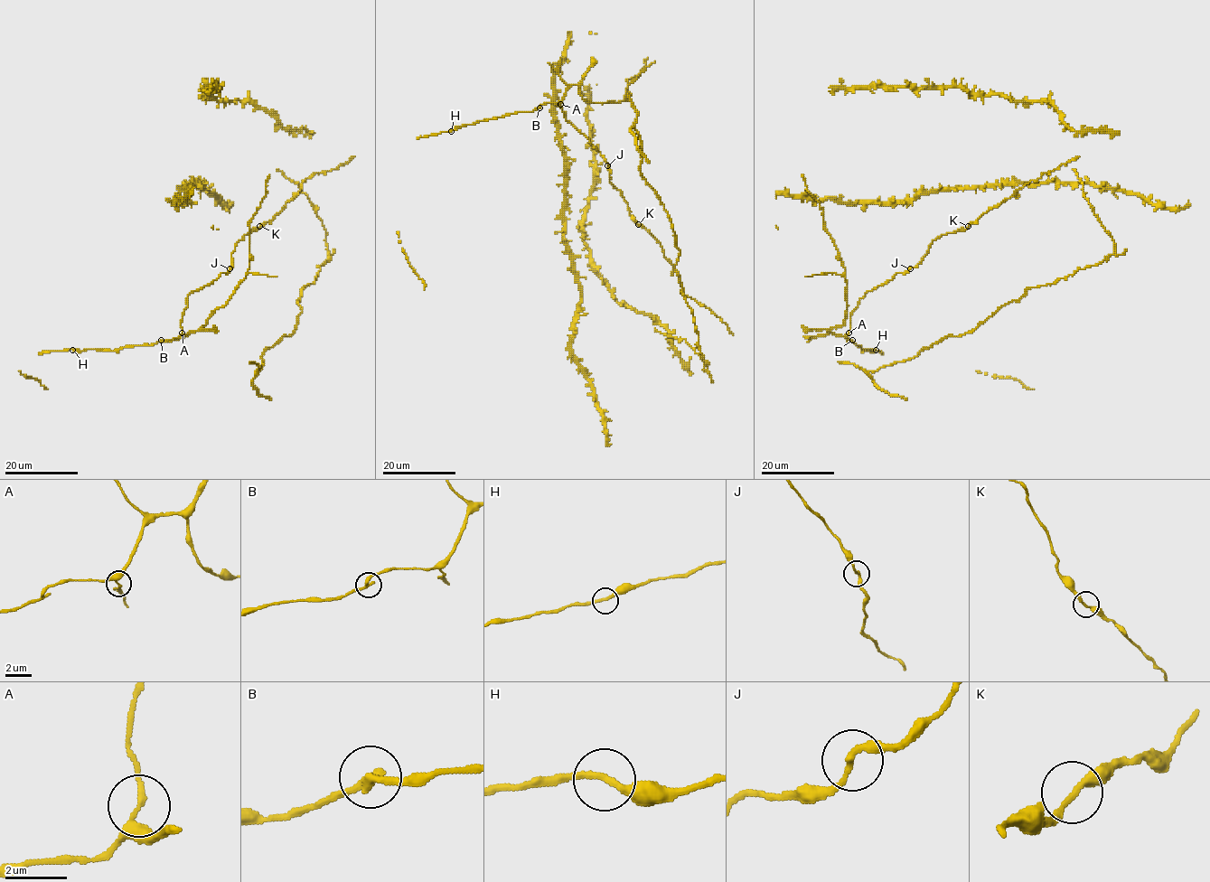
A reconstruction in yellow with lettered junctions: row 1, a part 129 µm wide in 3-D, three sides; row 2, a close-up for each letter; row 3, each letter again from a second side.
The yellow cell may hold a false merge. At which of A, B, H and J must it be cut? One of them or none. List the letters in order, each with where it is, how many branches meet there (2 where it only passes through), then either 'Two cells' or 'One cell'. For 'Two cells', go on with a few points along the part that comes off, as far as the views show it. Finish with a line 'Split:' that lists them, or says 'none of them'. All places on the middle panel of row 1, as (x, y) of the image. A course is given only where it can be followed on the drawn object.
A: Place: (560, 104). Branches: 2. One cell
B: Place: (539, 107). Branches: 2. One cell
H: Place: (451, 131). Branches: 2. One cell
J: Place: (607, 165). Branches: 2. One cell
Split: none of them

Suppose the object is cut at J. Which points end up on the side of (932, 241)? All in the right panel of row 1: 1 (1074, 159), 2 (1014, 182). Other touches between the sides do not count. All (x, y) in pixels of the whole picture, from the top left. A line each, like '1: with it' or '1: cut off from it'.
1: with it
2: cut off from it

